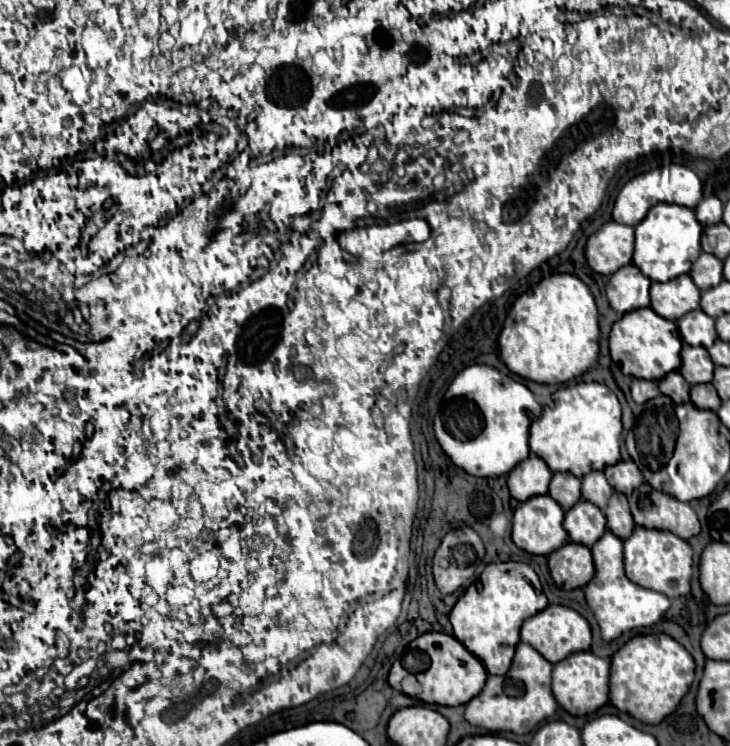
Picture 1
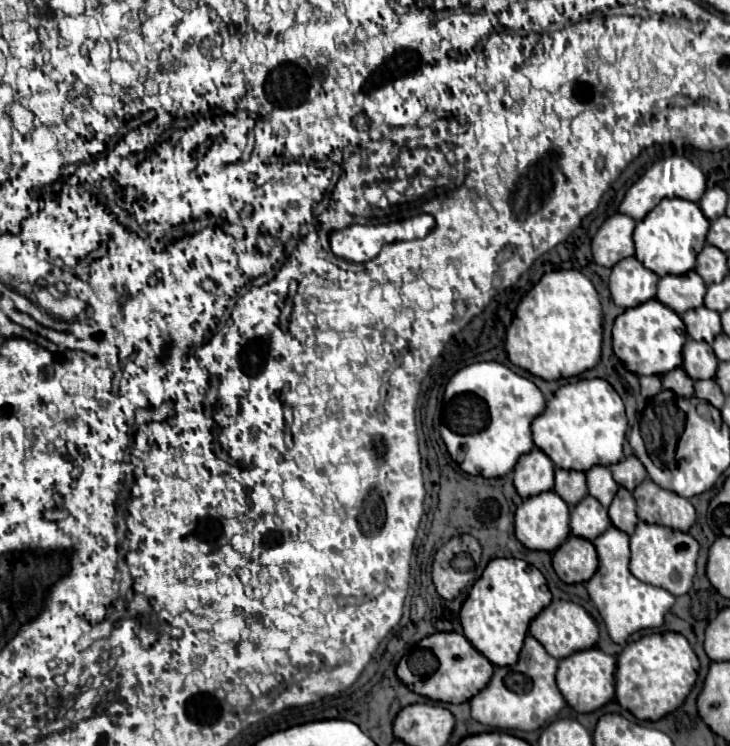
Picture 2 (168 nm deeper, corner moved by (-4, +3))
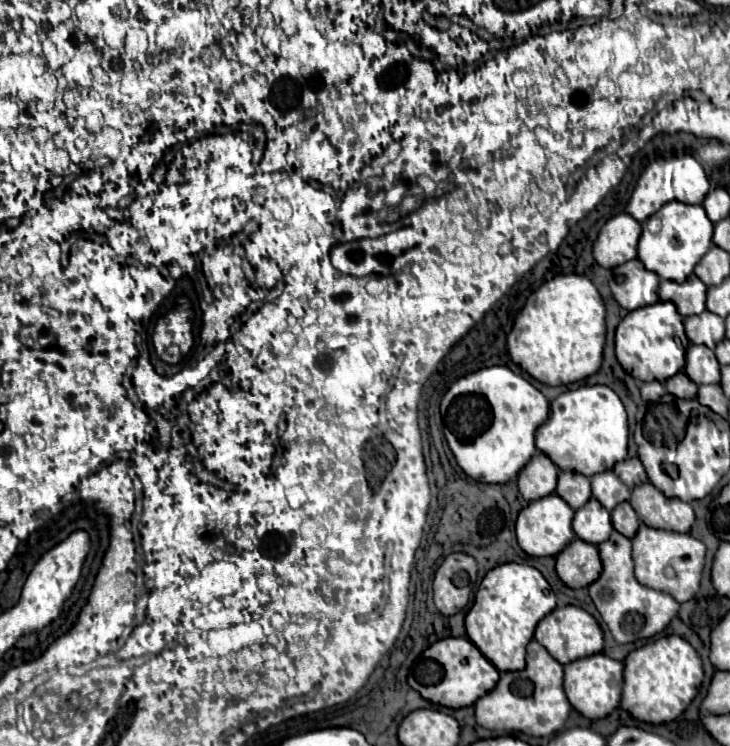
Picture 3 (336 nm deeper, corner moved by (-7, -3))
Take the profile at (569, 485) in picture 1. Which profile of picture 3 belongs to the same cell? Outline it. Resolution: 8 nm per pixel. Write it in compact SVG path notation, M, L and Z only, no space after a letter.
M560 472L556 494L564 498L570 508L578 510L590 500L590 478L578 472Z

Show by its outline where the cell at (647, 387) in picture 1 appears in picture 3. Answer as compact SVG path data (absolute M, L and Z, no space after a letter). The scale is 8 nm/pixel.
M654 380L654 382L642 384L640 392L642 392L642 400L644 400L644 402L656 402L656 400L660 400L660 396L662 396L666 390L664 390L664 386L662 386L660 382Z

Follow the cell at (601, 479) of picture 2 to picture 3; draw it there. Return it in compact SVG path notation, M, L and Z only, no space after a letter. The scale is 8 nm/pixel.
M612 470L600 472L590 480L592 480L592 496L600 500L600 504L604 504L604 508L608 510L630 498L628 486Z

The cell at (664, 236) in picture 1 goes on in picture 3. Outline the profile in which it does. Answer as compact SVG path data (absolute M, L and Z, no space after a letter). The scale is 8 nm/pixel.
M672 200L668 204L664 204L664 208L660 208L656 212L656 218L660 220L660 230L656 234L652 234L646 224L642 226L642 236L638 240L638 258L642 260L642 264L656 272L660 278L666 280L686 280L694 266L698 264L698 260L708 252L708 248L712 246L712 230L714 224L708 220L706 212L702 206L692 206L692 204L684 204L678 200Z

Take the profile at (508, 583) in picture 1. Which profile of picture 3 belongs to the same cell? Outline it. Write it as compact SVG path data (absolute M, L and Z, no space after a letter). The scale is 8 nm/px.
M514 562L502 564L484 576L474 604L466 614L466 634L500 672L522 670L526 646L534 636L536 624L554 608L556 596L536 568Z

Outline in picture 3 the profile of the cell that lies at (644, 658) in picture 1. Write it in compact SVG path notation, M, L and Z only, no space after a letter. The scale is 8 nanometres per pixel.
M664 636L630 652L624 660L622 708L636 720L664 724L676 720L698 694L704 670L700 656L682 636Z

